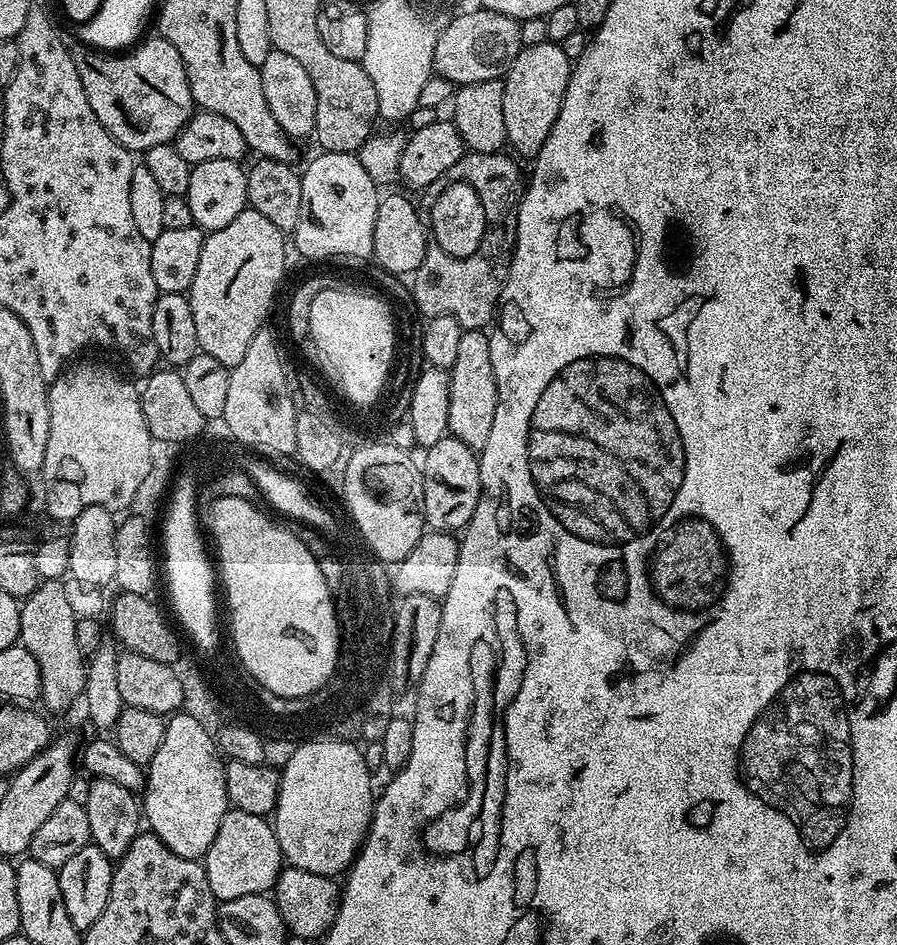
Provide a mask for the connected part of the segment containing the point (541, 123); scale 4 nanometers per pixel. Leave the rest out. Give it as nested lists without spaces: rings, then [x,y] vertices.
[[[545,42],[529,48],[521,47],[518,58],[504,76],[503,113],[506,142],[522,156],[535,157],[549,137],[565,100],[566,86],[572,77],[573,61],[561,50],[559,43]]]

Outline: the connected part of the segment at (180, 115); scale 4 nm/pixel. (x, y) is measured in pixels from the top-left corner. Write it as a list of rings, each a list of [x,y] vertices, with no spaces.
[[[162,38],[155,39],[145,39],[123,54],[97,54],[89,45],[81,42],[68,44],[68,52],[74,58],[78,78],[82,78],[82,90],[86,90],[86,98],[90,102],[90,110],[98,114],[98,122],[106,126],[110,135],[133,154],[143,154],[150,146],[173,143],[188,125],[188,119],[194,111],[186,66],[178,50],[174,50],[174,46]]]

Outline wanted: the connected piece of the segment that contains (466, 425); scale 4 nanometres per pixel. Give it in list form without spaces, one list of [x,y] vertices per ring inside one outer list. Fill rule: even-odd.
[[[465,330],[454,357],[454,366],[448,377],[450,382],[449,433],[458,437],[462,442],[466,442],[466,446],[470,446],[473,450],[479,450],[486,446],[486,438],[490,438],[490,426],[494,426],[494,410],[498,402],[498,386],[494,378],[494,362],[490,362],[488,337],[489,333],[484,330]]]

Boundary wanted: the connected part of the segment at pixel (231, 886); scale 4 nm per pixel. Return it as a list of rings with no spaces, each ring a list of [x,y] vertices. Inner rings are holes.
[[[232,808],[222,818],[222,826],[218,834],[214,834],[214,842],[210,842],[210,850],[202,858],[206,878],[210,882],[210,890],[215,894],[217,901],[230,898],[242,898],[246,894],[263,896],[271,893],[276,887],[285,858],[280,852],[276,829],[265,817],[258,814],[246,814],[246,810]]]

